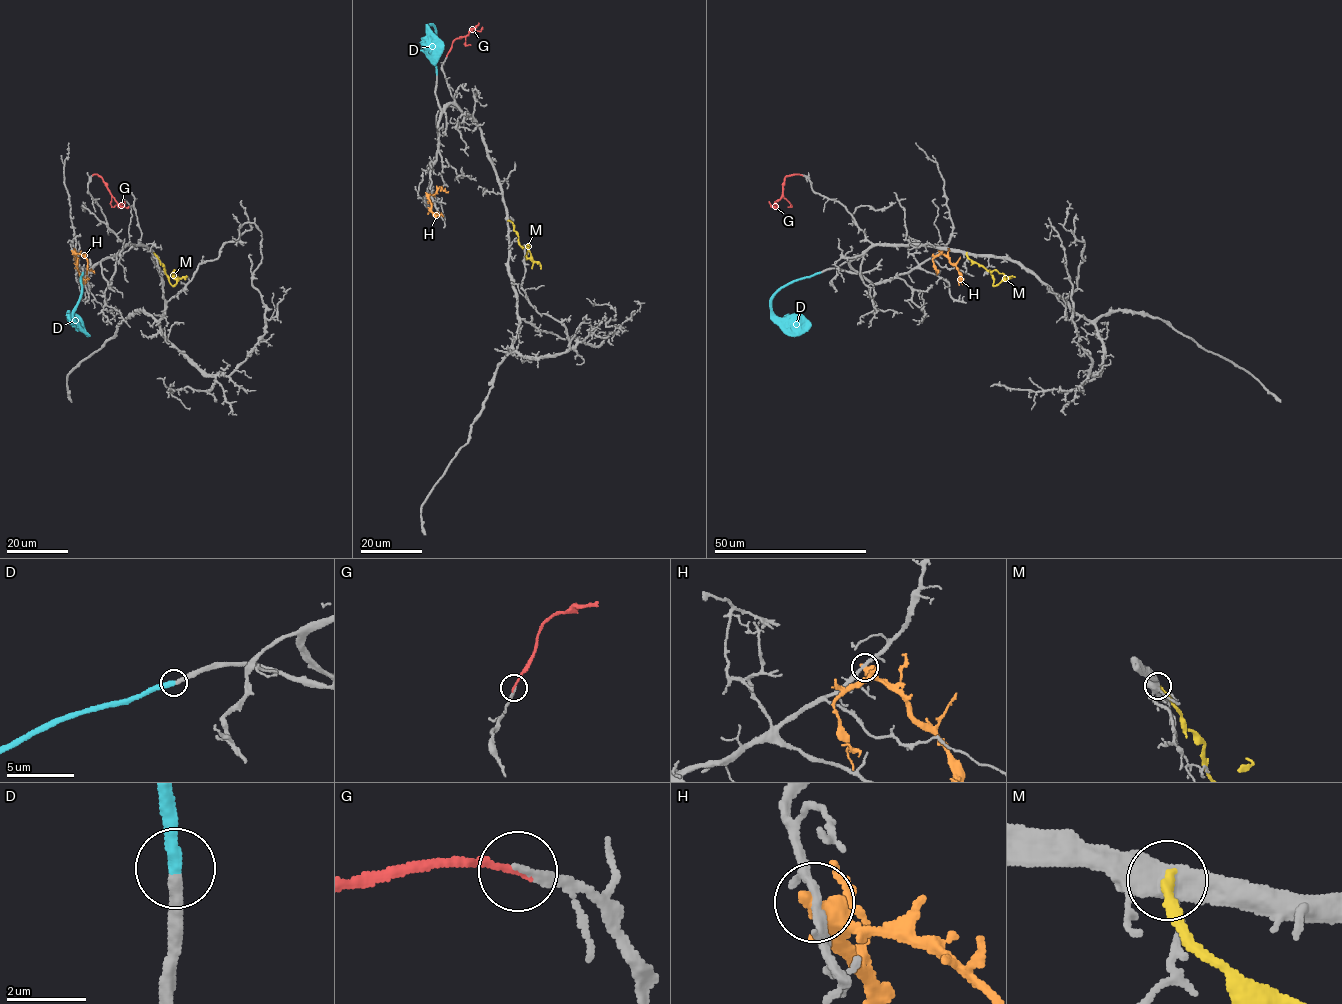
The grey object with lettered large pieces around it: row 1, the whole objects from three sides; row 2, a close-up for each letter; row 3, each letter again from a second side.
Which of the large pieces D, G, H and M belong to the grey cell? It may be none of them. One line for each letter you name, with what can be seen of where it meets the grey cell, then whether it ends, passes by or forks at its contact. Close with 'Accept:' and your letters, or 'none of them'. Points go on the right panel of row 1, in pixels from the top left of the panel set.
D: contact (820, 272); it ends
G: contact (801, 175); it ends
Accept: D, G

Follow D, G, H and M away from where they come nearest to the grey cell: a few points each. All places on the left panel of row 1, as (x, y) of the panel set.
D: (82, 272), (81, 293), (72, 316), (81, 327)
G: (92, 174), (99, 175), (117, 202), (128, 207)
H: (72, 251), (83, 285)
M: (154, 253), (174, 285), (177, 281), (172, 274), (175, 270), (171, 272)

